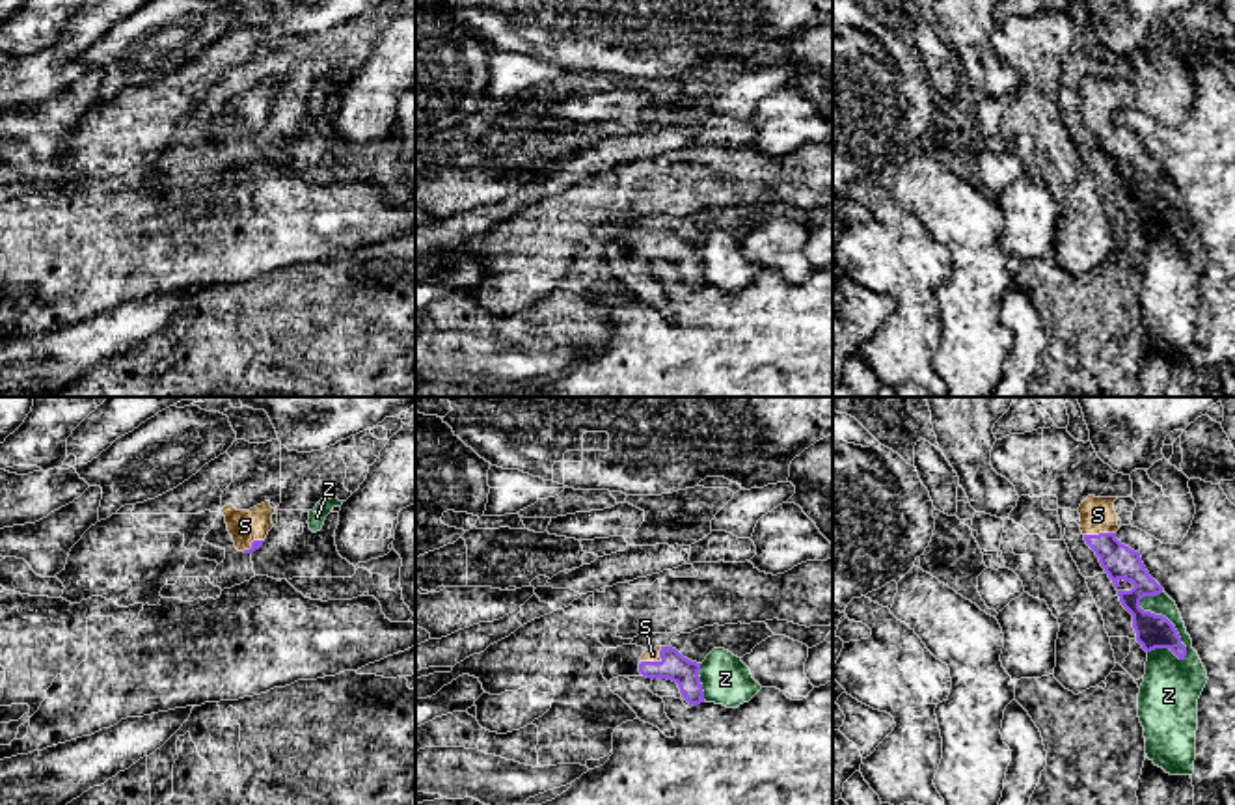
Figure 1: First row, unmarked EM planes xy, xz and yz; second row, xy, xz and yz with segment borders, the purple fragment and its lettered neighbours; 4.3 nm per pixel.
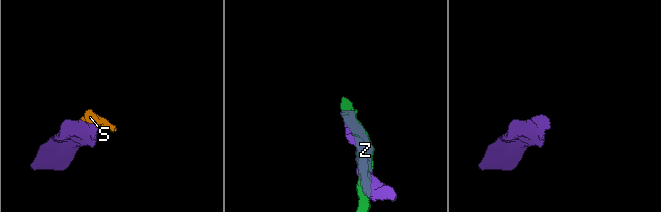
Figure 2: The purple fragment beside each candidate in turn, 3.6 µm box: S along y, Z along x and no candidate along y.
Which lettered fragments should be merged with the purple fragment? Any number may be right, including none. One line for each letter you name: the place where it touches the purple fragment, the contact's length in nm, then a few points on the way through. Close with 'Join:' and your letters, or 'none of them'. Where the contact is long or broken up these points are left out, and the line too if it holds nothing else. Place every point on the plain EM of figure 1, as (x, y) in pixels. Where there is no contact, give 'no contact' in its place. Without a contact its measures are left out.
S: xz (656, 245) | 120 nm | across xz (673, 248), (656, 245), (652, 237)
Join: S

